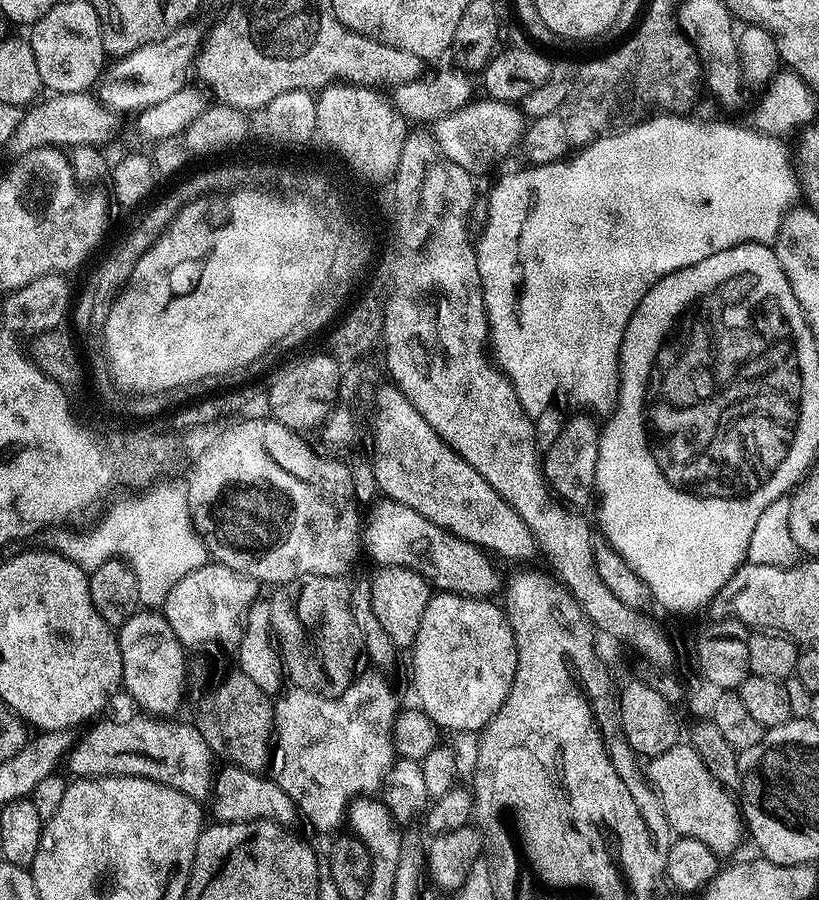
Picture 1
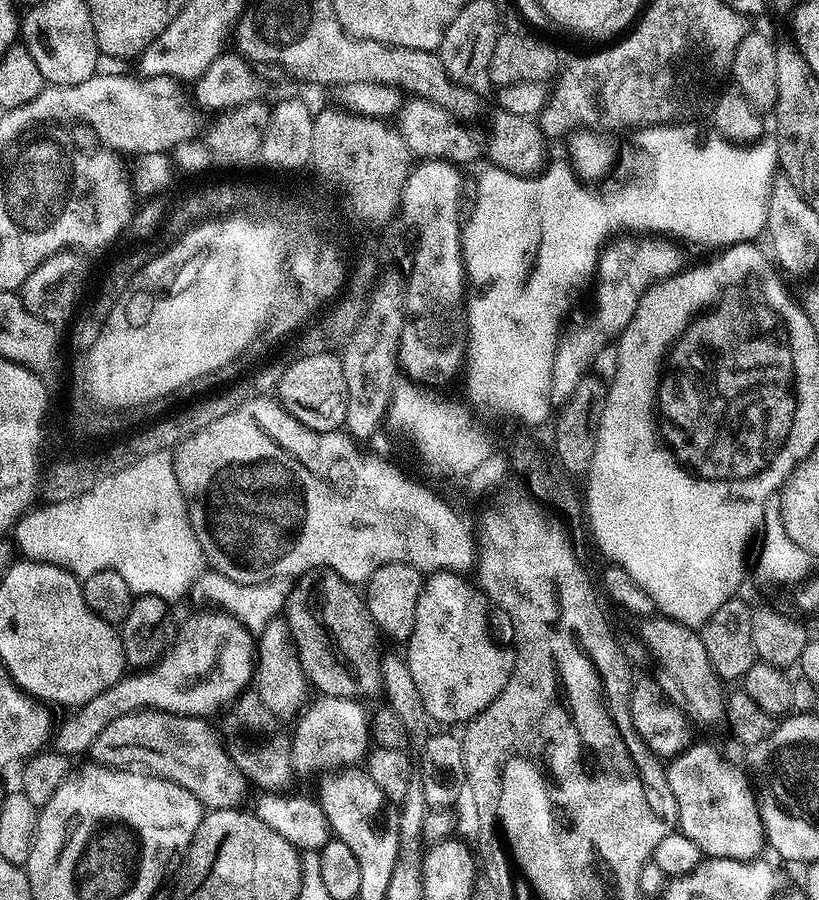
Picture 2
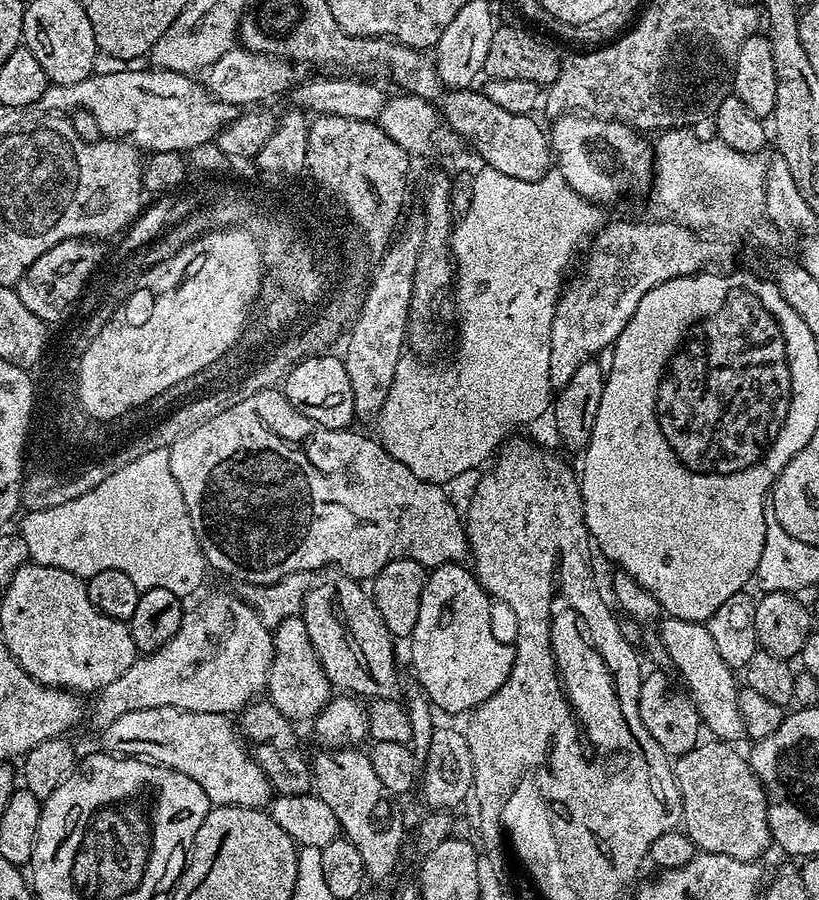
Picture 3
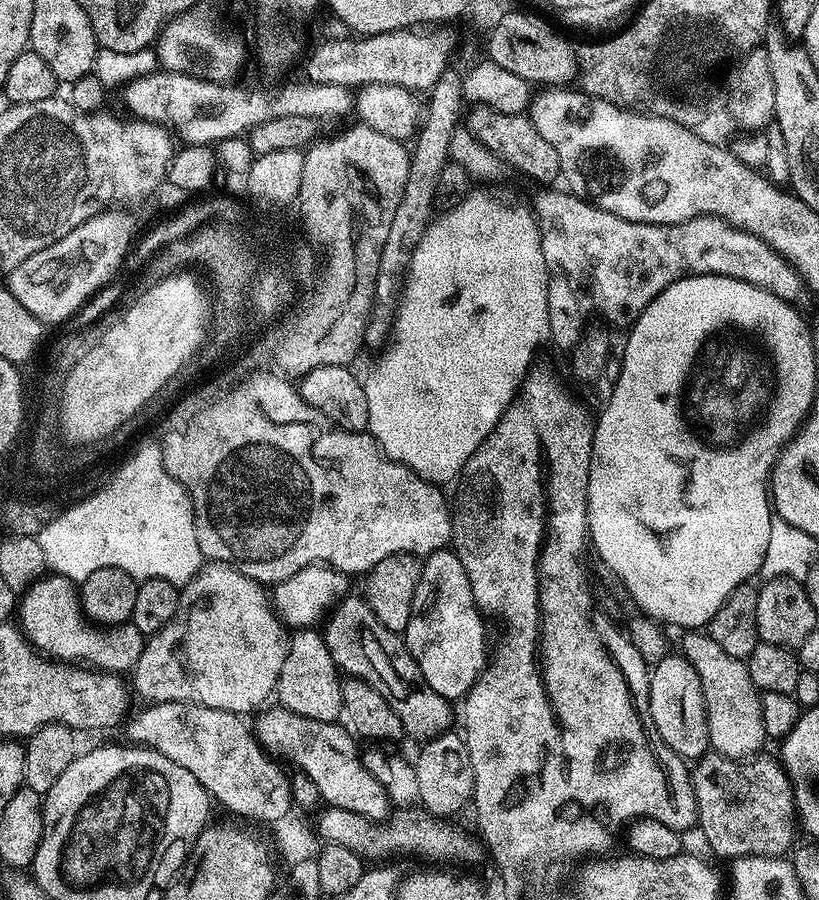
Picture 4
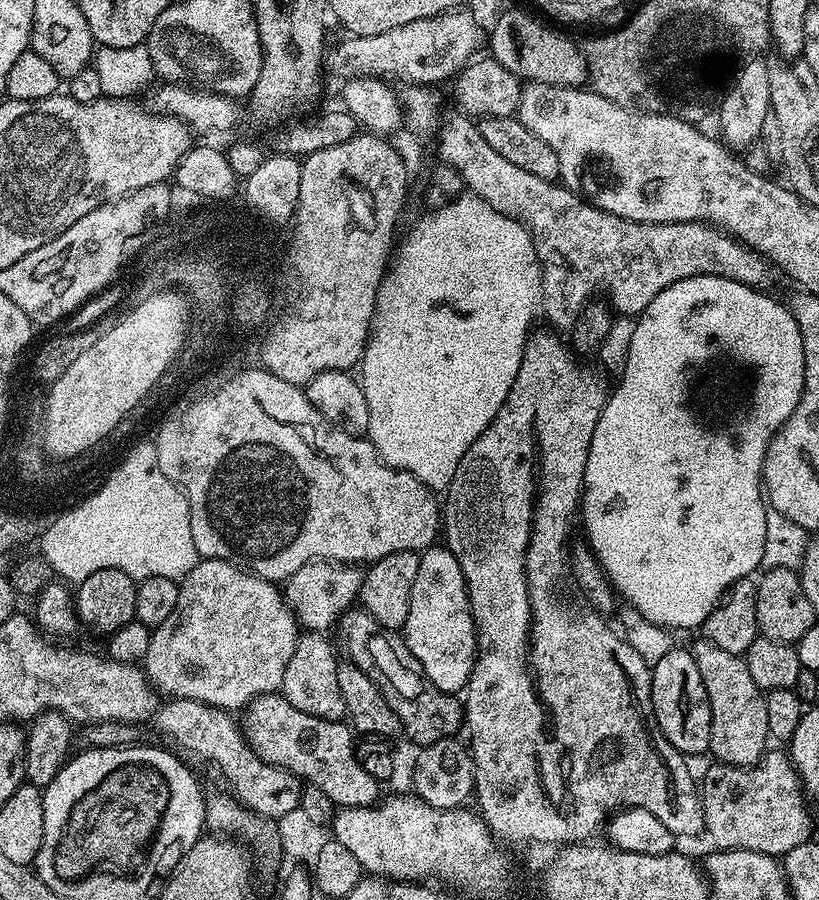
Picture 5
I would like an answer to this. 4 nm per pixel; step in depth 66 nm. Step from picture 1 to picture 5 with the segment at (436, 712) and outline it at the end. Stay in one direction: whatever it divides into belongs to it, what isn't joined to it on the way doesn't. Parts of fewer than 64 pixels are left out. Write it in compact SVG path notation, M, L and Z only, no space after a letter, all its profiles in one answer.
M428 550L420 556L414 586L410 586L410 608L402 629L402 639L424 669L424 677L437 688L451 694L467 689L477 655L477 627L472 619L468 597L456 583L462 580L453 570L452 553Z

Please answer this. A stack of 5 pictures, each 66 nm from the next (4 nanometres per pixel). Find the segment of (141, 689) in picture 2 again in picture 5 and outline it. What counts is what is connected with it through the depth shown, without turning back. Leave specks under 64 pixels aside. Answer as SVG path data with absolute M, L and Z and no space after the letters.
M197 559L196 565L189 570L188 575L179 581L180 593L178 602L166 618L148 637L148 649L142 661L142 671L149 681L157 689L165 688L173 697L181 700L197 700L203 704L209 704L211 708L223 708L225 710L243 709L252 700L259 696L275 693L283 685L286 666L290 662L290 654L294 654L298 639L298 625L292 614L292 609L284 602L281 589L273 581L264 580L261 576L255 576L252 572L245 570L239 563L230 560L206 560Z

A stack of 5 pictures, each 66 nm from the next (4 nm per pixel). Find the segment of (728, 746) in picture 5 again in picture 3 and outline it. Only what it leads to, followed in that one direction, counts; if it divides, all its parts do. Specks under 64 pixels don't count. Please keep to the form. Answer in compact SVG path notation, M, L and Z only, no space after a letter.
M664 618L659 621L659 628L660 644L664 647L665 654L672 659L673 666L680 671L685 684L683 687L690 693L690 699L700 713L703 727L707 731L709 728L716 735L713 737L732 742L736 735L739 737L744 731L736 697L738 683L732 677L735 676L733 669L728 668L722 658L718 658L718 650L714 650L714 640L710 638L707 627L694 620Z

